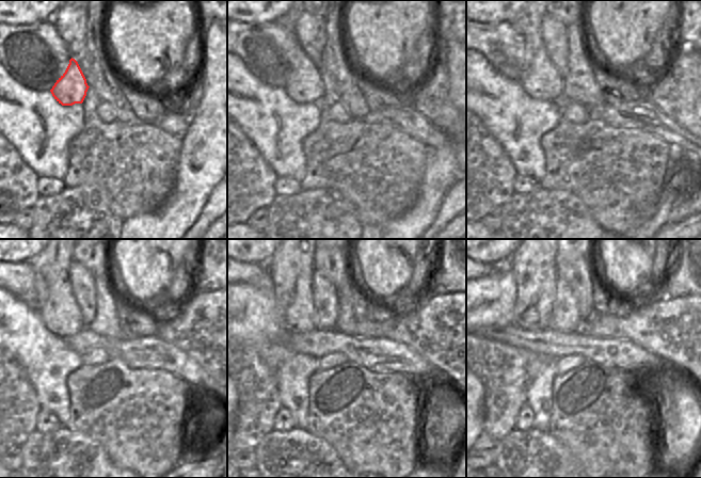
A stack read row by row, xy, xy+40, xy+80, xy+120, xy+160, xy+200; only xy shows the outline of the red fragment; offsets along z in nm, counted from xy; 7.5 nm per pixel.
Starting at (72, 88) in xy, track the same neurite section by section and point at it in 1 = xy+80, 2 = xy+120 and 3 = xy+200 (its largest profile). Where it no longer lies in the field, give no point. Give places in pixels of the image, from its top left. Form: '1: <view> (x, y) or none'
1: xy+80 (541, 80)
2: xy+120 (58, 308)
3: xy+200 (532, 311)

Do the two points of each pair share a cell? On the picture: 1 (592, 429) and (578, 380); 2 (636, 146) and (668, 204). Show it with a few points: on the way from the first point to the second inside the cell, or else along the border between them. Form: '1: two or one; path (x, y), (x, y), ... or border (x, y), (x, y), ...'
1: one; path (592, 417), (590, 392)
2: two; border (665, 191), (660, 196), (658, 208), (651, 216)

